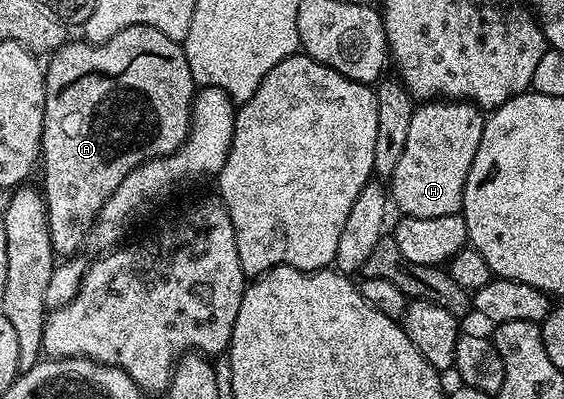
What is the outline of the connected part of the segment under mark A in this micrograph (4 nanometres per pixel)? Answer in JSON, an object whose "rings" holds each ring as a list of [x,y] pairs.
{"rings":[[[132,25],[109,39],[102,45],[91,45],[84,39],[70,40],[61,46],[48,58],[44,66],[45,71],[45,114],[43,115],[43,131],[41,132],[41,156],[39,158],[39,173],[45,176],[43,192],[45,194],[45,206],[49,212],[49,234],[53,244],[53,252],[58,258],[66,259],[80,254],[81,244],[90,240],[93,225],[97,222],[100,209],[107,199],[111,199],[116,188],[122,183],[129,172],[135,171],[145,161],[155,160],[157,157],[169,157],[188,139],[190,125],[192,123],[193,101],[195,96],[195,82],[191,75],[191,67],[187,63],[182,42],[173,41],[163,31],[146,25]]]}

